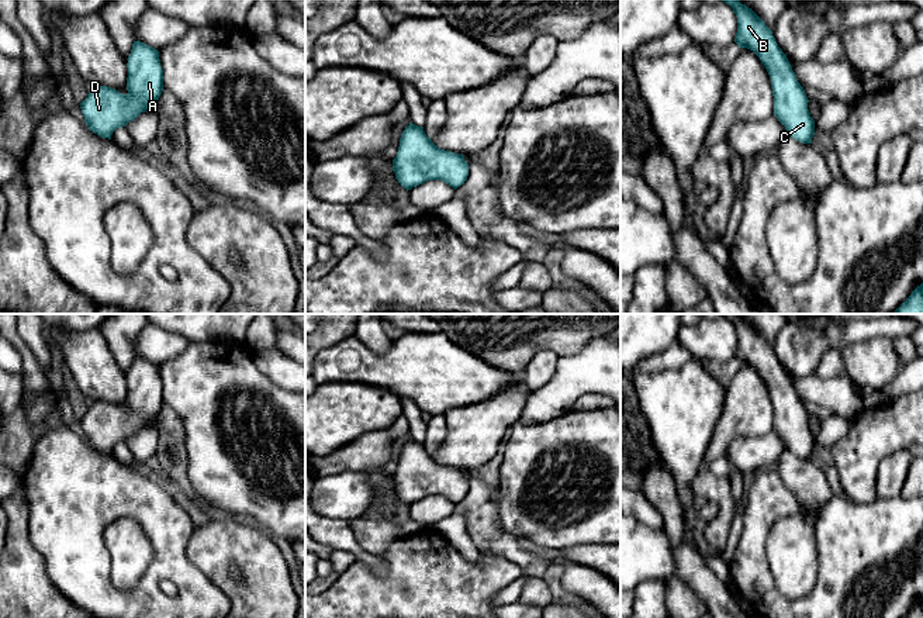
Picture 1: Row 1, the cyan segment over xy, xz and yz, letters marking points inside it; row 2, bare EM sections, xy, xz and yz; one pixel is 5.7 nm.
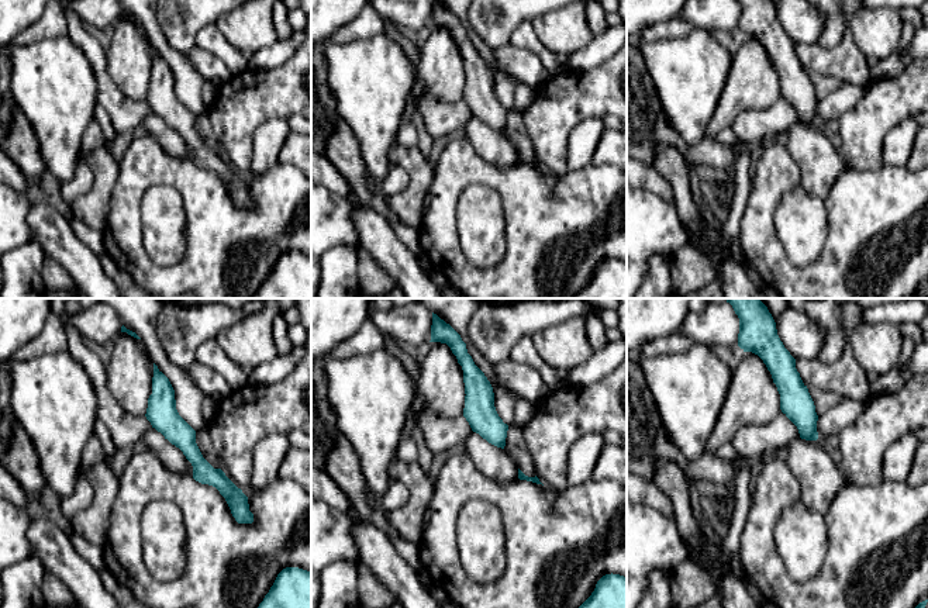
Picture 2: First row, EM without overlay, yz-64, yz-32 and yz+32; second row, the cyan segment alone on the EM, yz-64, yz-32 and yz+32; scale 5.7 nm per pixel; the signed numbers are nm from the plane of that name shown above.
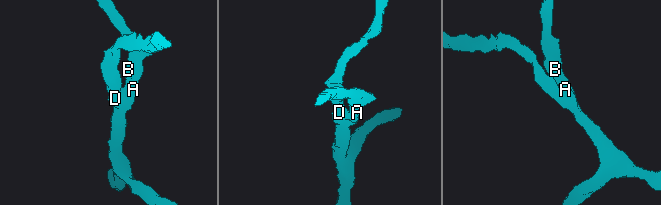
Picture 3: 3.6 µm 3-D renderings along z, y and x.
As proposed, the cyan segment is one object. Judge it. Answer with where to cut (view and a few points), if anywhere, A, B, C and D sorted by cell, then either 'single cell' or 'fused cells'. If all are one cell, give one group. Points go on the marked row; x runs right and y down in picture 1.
cut none; groups A B C D; single cell

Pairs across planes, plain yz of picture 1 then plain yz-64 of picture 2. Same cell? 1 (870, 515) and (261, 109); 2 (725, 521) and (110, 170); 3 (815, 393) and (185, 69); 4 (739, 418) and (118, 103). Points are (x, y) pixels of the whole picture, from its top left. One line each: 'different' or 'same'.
1: different
2: same
3: different
4: different

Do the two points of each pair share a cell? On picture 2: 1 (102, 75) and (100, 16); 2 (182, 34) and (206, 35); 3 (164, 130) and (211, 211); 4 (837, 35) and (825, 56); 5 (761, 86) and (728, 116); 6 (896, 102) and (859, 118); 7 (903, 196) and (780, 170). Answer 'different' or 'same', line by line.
1: different
2: different
3: different
4: different
5: same
6: same
7: same

